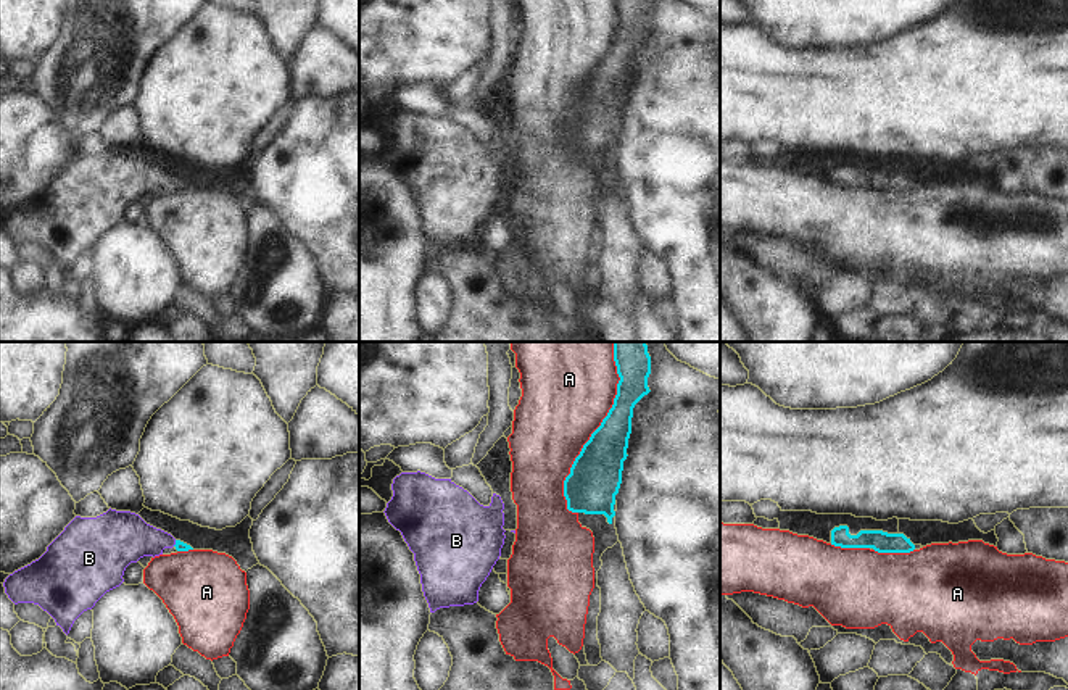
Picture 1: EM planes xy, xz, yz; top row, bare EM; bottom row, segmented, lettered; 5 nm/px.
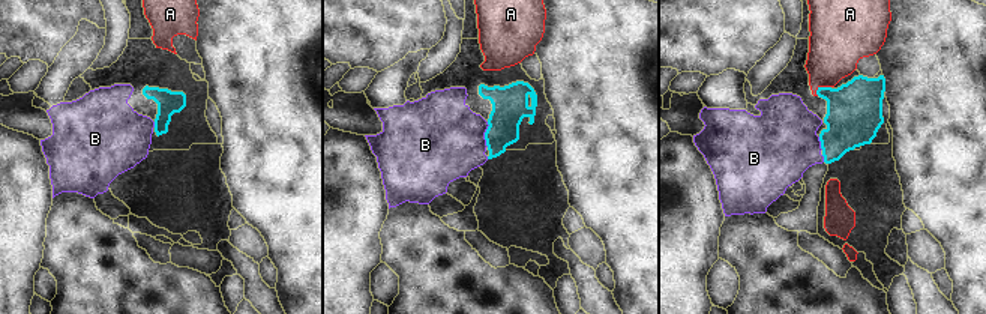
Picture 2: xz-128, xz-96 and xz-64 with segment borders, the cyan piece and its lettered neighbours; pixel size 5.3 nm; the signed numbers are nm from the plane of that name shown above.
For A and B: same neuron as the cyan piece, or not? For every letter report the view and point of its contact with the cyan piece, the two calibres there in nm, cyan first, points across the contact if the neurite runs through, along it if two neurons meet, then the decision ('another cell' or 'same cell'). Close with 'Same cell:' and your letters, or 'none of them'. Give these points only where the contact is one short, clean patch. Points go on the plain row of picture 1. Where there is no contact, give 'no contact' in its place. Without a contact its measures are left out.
A: xz (590, 76) | 260/420 nm | another cell
B: xy (176, 182) | 50/240 nm | across xy (179, 184), (176, 182), (126, 178) | same cell
Same cell: B

